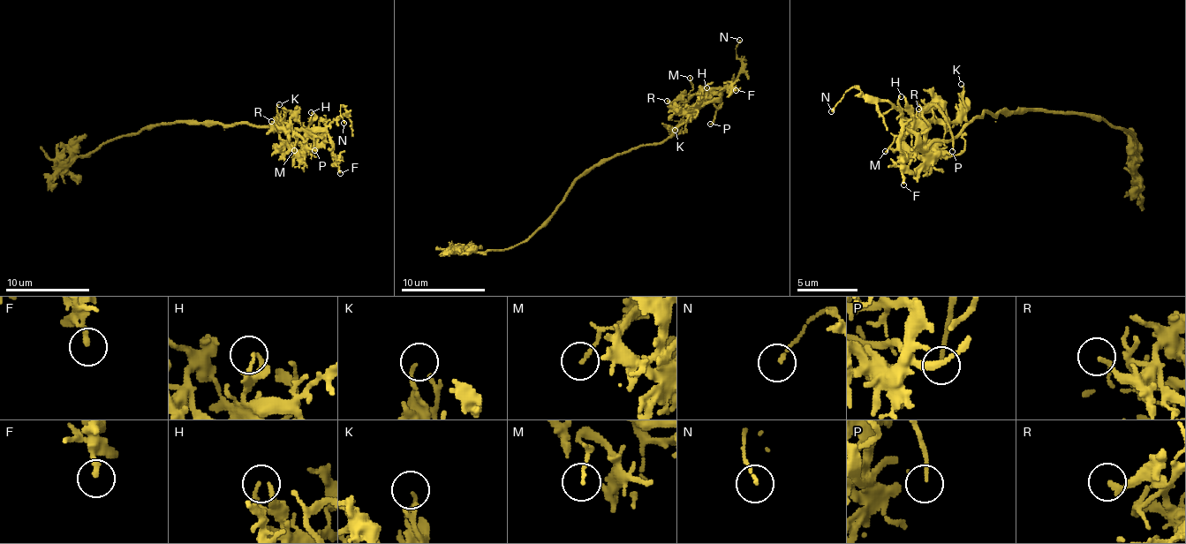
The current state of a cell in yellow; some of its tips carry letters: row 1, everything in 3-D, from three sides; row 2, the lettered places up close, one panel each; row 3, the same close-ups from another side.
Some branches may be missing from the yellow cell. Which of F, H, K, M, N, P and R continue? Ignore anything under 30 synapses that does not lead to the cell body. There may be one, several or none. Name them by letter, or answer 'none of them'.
P

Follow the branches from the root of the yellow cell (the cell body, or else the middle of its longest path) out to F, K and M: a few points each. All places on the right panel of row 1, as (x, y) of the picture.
F: (1009, 111), (1000, 111), (998, 115), (985, 111), (970, 121), (918, 121), (901, 139), (901, 175), (903, 185)
K: (1009, 111), (1000, 111), (998, 115), (985, 111), (967, 121), (964, 117), (964, 87), (961, 84)
M: (1009, 111), (985, 111), (958, 136), (918, 148), (907, 142), (907, 132), (885, 151)

